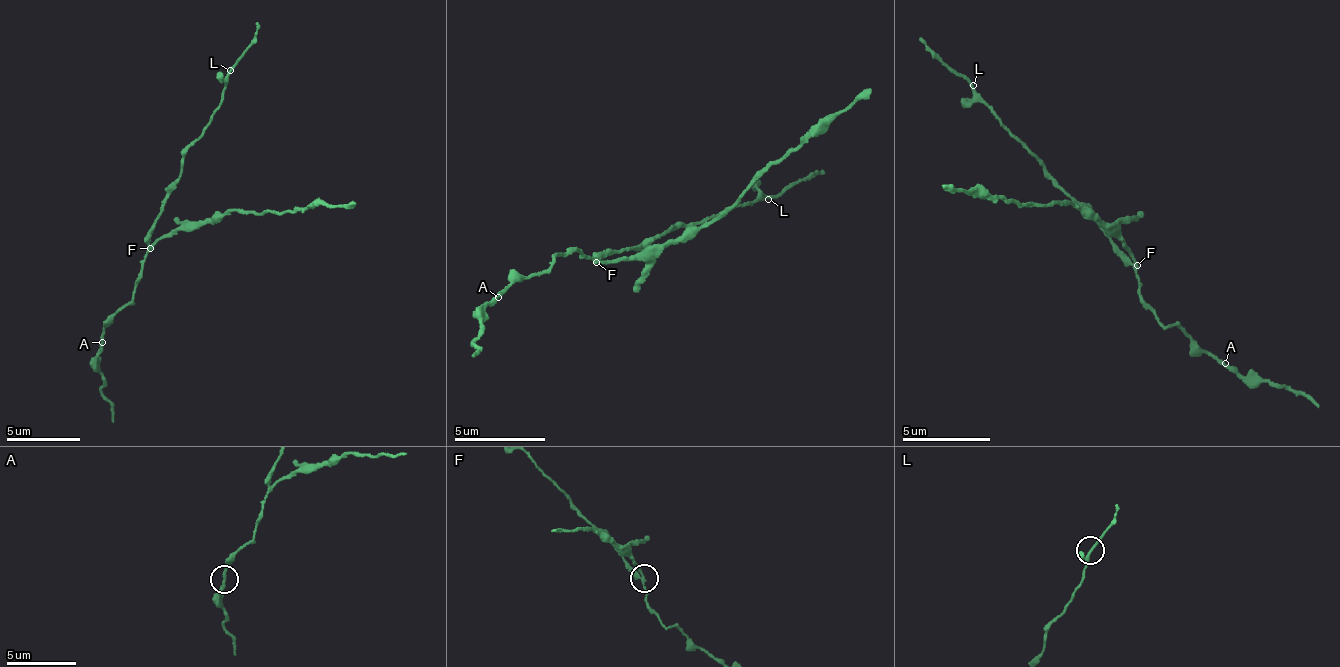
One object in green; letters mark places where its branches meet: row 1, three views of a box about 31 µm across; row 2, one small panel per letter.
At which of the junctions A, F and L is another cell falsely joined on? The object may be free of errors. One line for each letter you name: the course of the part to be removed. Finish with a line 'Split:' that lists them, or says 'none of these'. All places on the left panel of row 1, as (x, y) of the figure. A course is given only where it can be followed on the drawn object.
F: (151, 249), (167, 234), (198, 228), (239, 209), (281, 213), (319, 202), (356, 205)
Split: F

